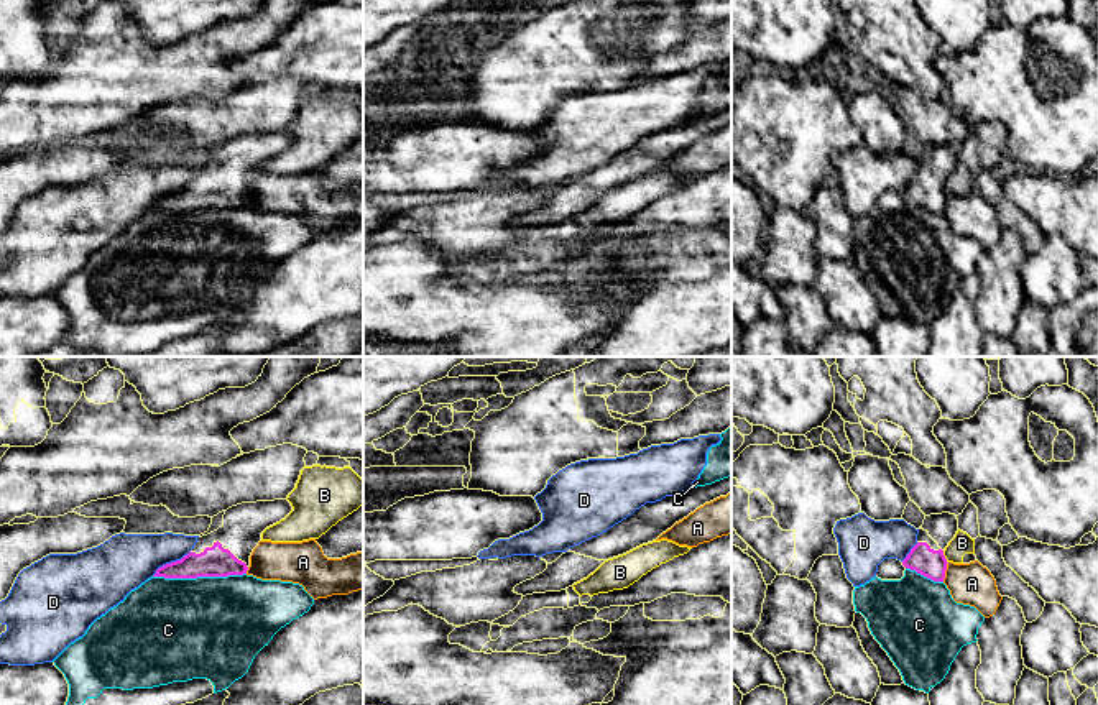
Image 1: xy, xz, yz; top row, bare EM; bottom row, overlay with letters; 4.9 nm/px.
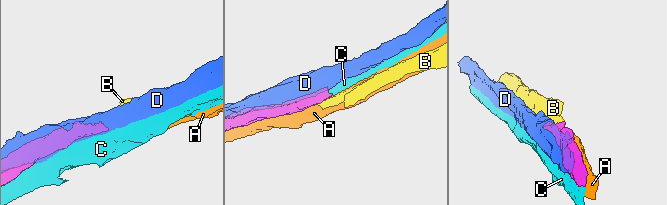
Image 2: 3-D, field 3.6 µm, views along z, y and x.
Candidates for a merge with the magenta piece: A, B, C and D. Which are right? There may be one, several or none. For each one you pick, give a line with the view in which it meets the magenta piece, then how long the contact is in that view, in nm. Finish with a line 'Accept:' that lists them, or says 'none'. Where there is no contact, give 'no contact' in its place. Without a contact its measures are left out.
Accept: none

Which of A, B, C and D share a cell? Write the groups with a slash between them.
A / B / C / D

